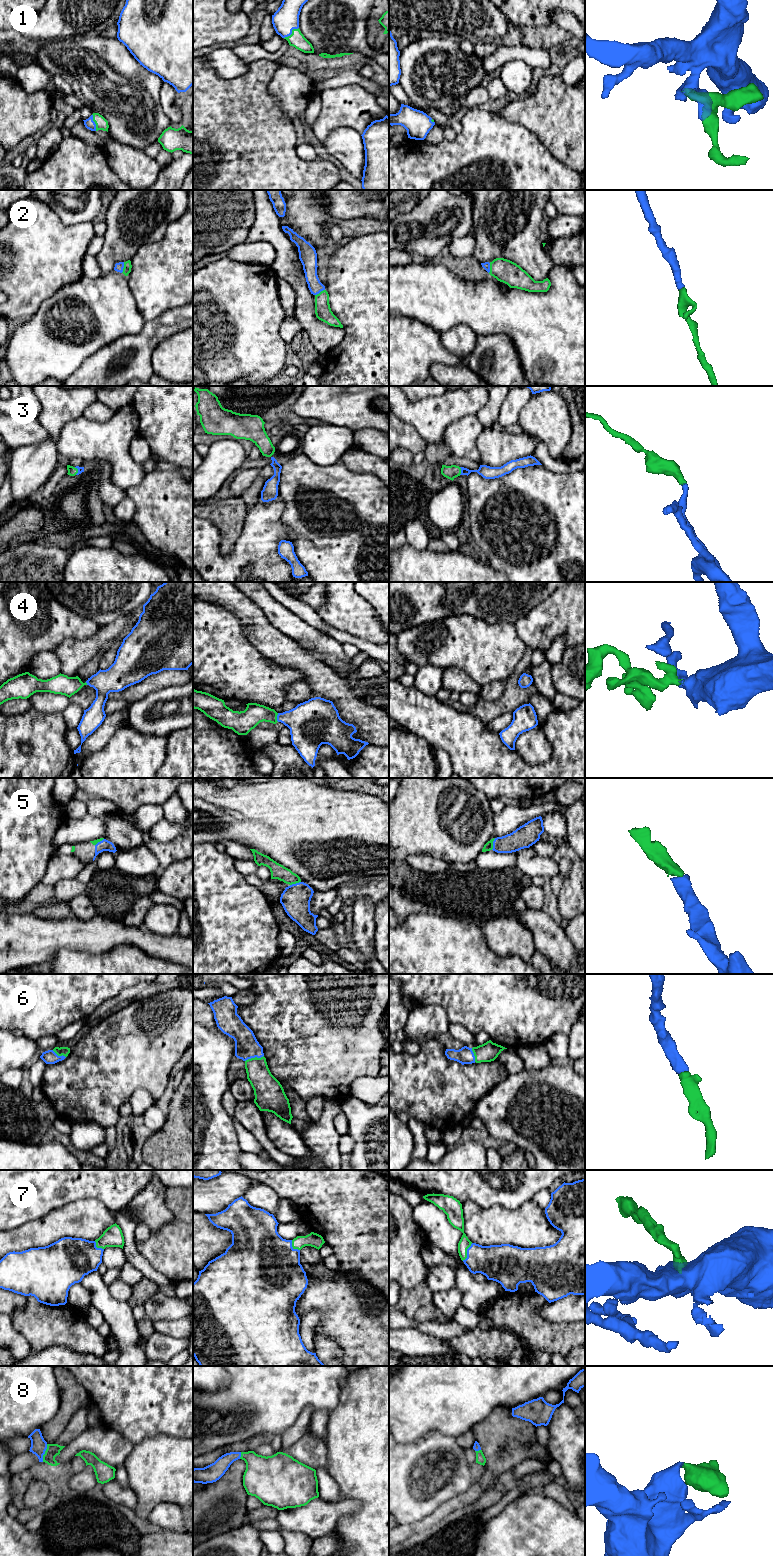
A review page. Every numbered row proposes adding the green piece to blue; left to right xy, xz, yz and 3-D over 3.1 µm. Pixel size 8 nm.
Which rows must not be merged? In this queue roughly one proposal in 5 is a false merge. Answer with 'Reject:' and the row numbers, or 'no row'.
Reject: no row

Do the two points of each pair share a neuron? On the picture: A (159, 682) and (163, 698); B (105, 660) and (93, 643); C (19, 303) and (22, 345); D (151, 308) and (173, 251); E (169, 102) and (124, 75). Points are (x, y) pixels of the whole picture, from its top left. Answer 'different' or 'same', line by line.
A: different
B: different
C: different
D: same
E: different

